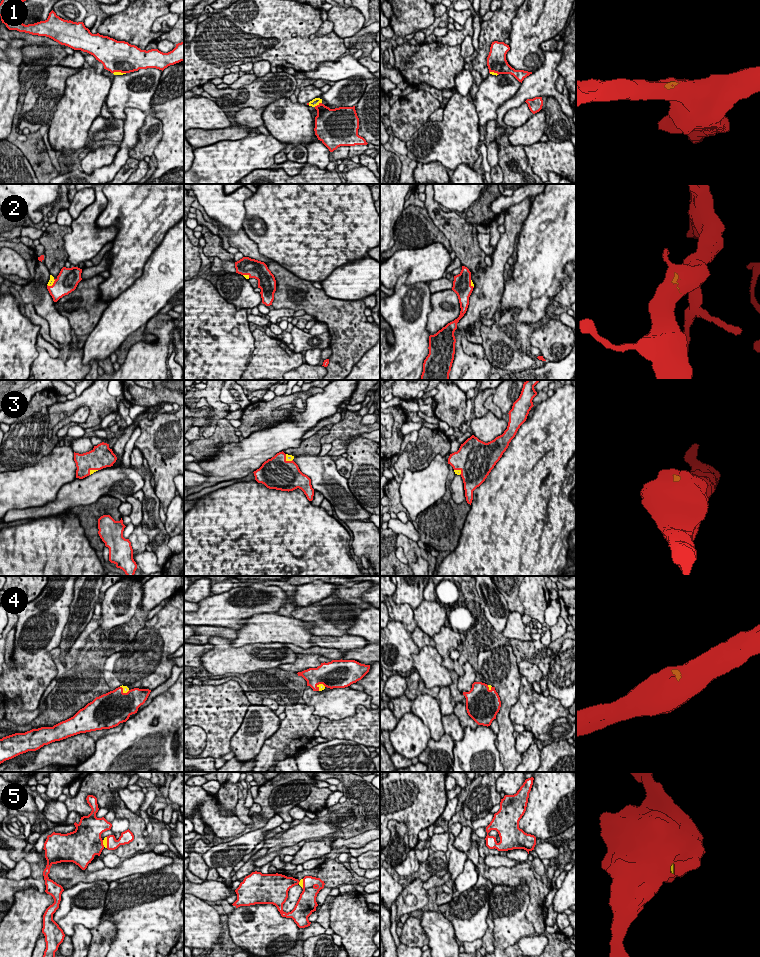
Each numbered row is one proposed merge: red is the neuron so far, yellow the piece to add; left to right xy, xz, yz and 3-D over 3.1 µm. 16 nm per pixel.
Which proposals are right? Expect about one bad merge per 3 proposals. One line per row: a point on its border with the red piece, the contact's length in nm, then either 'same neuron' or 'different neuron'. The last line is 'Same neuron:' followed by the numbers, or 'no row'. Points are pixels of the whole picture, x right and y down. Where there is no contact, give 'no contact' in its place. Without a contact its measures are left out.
1: meets red in xz at (317, 105); contact 140 nm long; same neuron
2: meets red in xy at (53, 284); contact 170 nm long; same neuron
3: meets red in xz at (287, 461); contact 160 nm long; same neuron
4: meets red in xz at (321, 683); contact 160 nm long; same neuron
5: meets red in xy at (107, 842); contact 180 nm long; same neuron
Same neuron: 1, 2, 3, 4, 5

